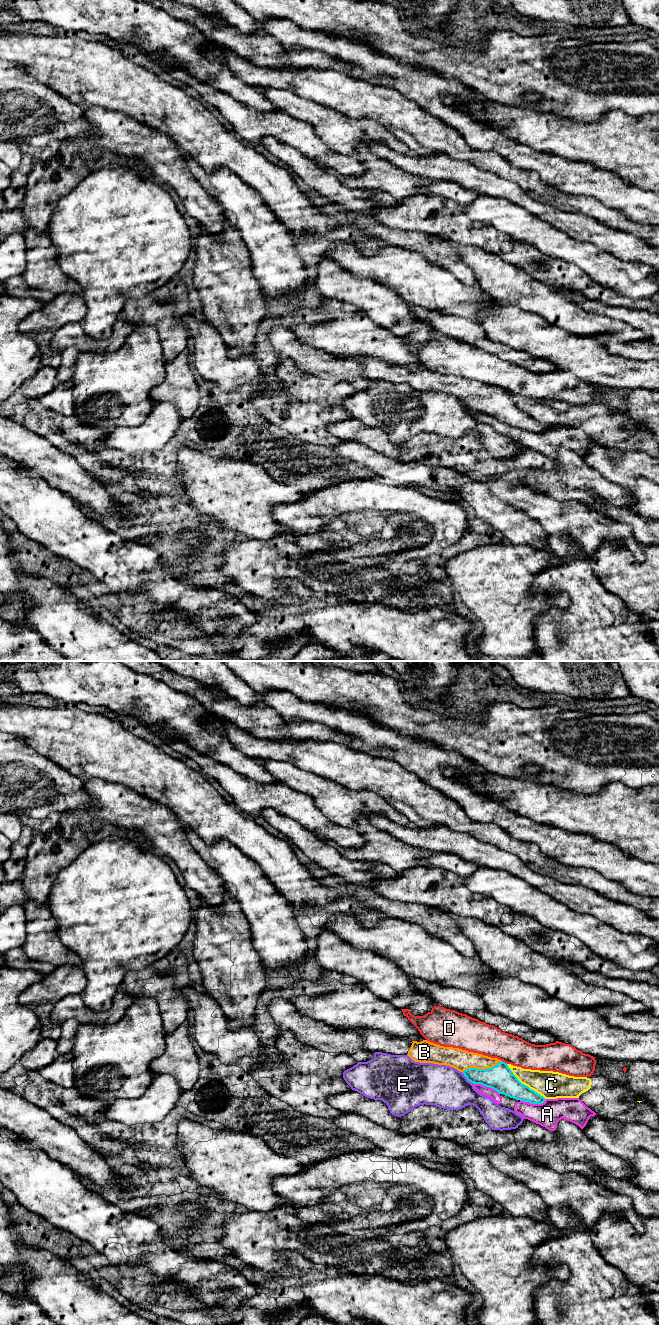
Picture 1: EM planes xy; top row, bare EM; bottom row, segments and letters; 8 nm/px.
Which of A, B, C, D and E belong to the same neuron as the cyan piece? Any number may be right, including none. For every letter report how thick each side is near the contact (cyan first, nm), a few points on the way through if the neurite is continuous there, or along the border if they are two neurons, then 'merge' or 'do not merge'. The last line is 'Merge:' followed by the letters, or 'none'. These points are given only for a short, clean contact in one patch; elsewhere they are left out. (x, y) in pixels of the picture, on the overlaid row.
A: 170 nm thick on the cyan side, 200 nm on the other; do not merge
B: 200 nm thick on the cyan side, 160 nm on the other; merge
C: 200 nm thick on the cyan side, 220 nm on the other; do not merge
D: 200 nm thick on the cyan side, 240 nm on the other; border along xy (502, 1060), (507, 1063); do not merge
E: 200 nm thick on the cyan side, 340 nm on the other; do not merge
Merge: B

